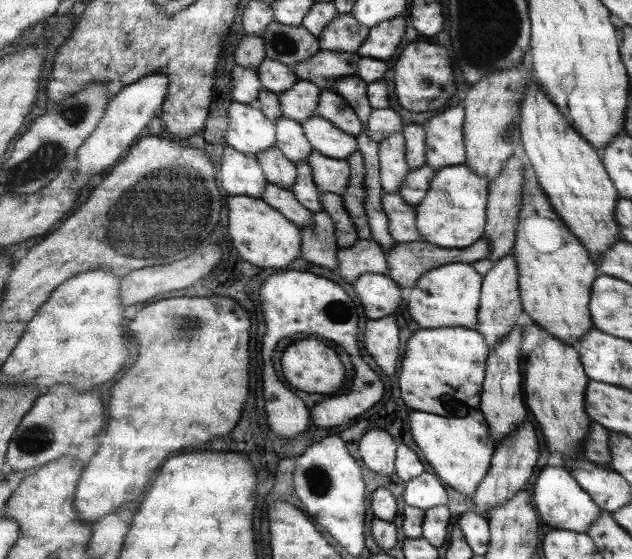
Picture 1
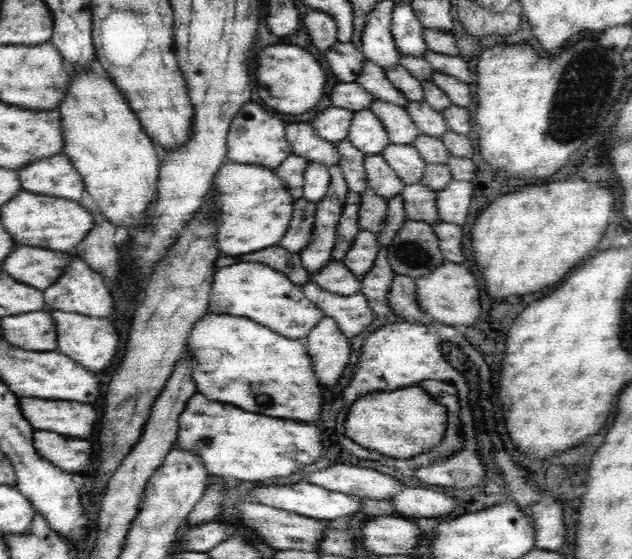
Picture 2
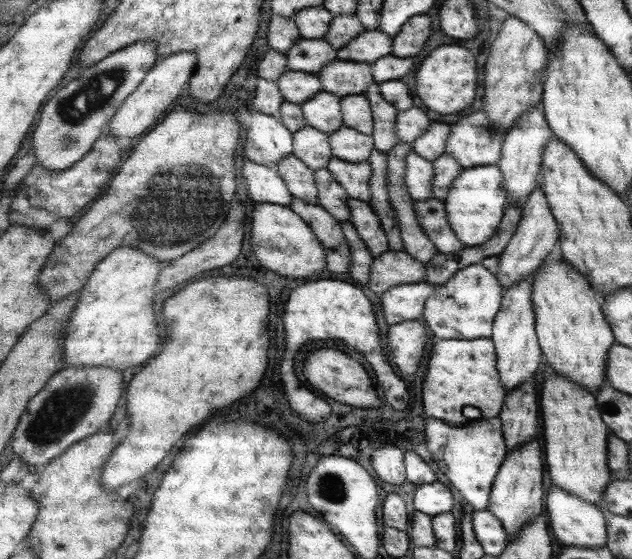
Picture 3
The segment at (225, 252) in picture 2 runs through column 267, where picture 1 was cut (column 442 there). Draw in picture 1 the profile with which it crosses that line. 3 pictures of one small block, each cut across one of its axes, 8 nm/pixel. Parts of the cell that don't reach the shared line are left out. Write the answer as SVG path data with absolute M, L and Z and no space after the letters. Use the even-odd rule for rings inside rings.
M465 164L438 169L424 199L416 207L416 226L421 238L448 249L468 248L482 239L487 228L489 184L488 178L470 170Z

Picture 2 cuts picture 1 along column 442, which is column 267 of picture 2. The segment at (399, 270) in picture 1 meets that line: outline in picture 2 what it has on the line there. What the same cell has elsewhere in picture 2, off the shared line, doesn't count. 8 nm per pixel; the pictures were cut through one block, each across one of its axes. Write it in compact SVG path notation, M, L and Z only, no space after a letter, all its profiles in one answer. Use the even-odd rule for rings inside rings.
M281 244L254 251L246 258L270 266L288 277L295 285L300 286L310 281L310 273L302 265L299 254L291 253Z

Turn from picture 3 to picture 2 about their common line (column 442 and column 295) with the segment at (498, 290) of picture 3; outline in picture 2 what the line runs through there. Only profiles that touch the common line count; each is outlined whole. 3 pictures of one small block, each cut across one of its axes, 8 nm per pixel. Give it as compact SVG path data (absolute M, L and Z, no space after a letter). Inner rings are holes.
M247 258L215 271L211 276L207 308L210 313L243 317L266 326L289 340L303 341L324 316L324 312L308 300L299 285L270 266Z

